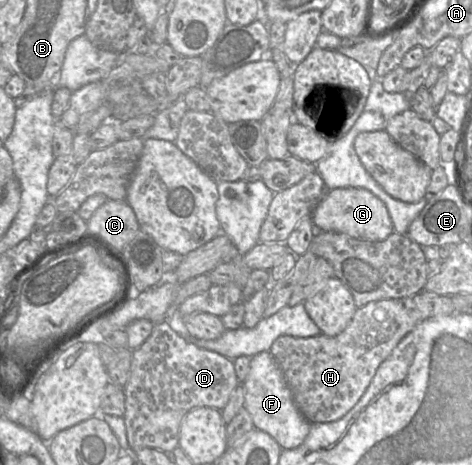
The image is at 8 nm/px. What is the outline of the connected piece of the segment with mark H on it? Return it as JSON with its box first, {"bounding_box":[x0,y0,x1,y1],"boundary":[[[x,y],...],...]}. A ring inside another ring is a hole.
{"bounding_box":[269,290,455,424],"boundary":[[[422,290],[409,297],[374,301],[357,308],[348,326],[337,336],[280,336],[269,352],[280,367],[303,416],[312,424],[333,422],[358,403],[380,365],[419,323],[455,314],[452,296]]]}

